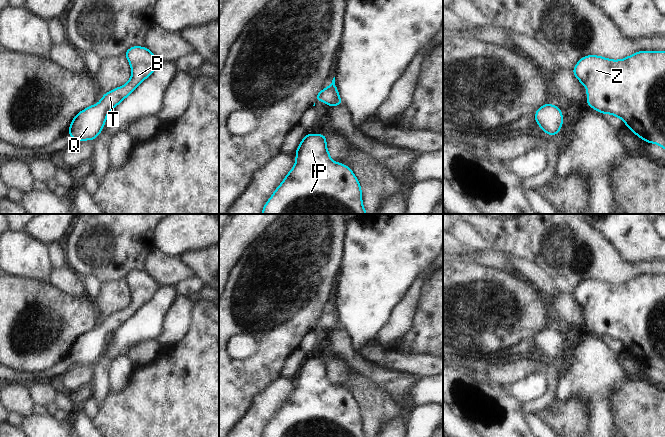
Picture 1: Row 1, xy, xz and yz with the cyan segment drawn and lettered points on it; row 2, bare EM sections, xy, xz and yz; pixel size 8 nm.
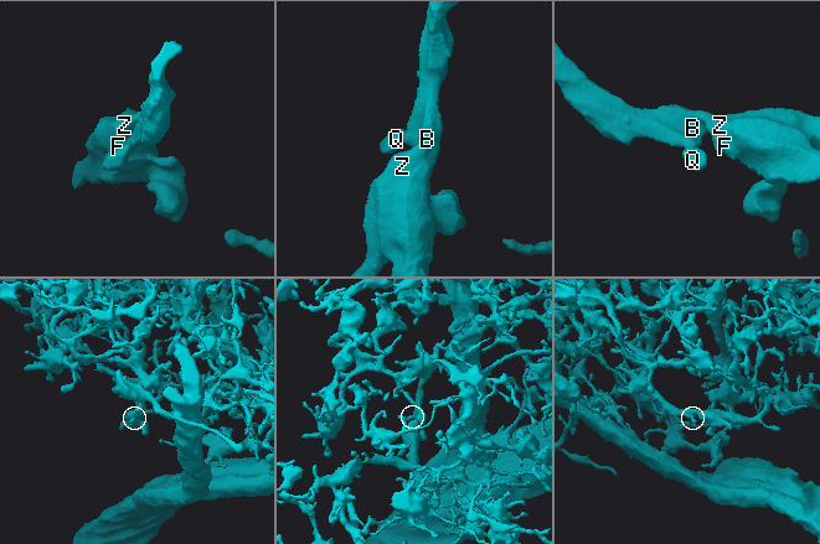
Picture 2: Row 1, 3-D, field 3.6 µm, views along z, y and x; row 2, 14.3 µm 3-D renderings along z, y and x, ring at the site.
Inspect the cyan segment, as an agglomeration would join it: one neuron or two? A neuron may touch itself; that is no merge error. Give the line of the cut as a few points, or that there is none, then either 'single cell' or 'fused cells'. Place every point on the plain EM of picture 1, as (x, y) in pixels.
no cut | single cell

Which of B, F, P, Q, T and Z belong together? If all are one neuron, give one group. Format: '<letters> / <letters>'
B F P Q T Z

